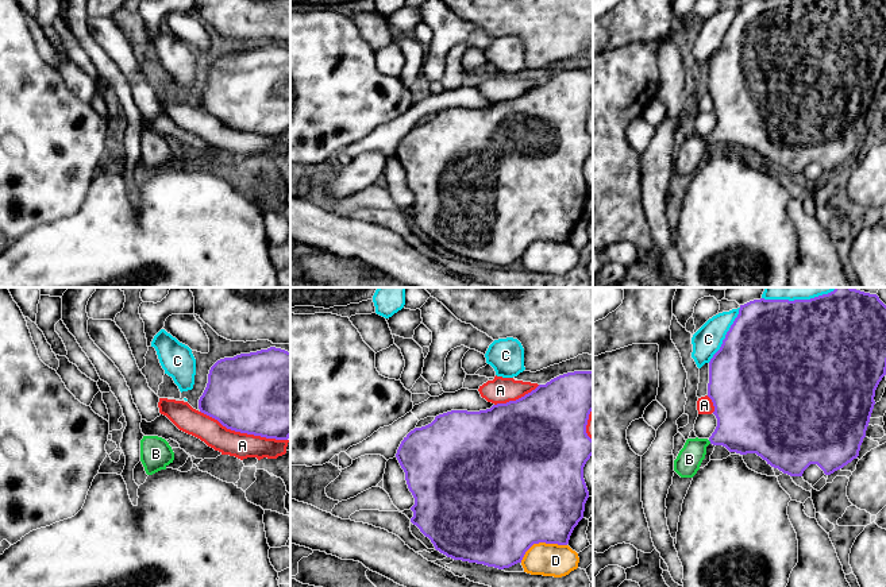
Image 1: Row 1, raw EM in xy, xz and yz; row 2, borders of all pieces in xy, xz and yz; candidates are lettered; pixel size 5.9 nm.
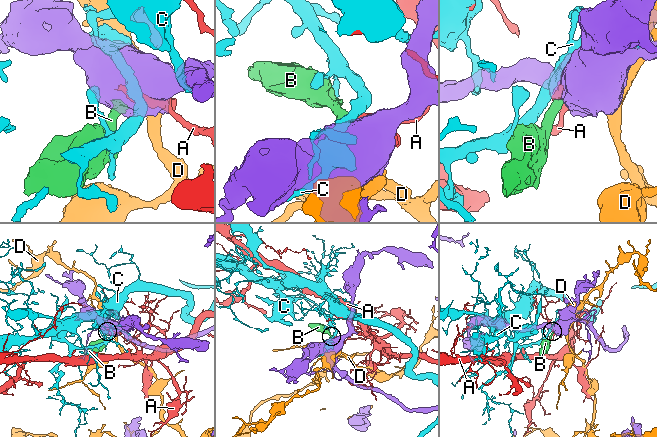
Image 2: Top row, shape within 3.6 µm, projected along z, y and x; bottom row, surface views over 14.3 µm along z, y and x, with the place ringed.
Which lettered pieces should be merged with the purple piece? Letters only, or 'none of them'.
B

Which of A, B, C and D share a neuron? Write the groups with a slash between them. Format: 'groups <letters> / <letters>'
groups A / B / C / D

